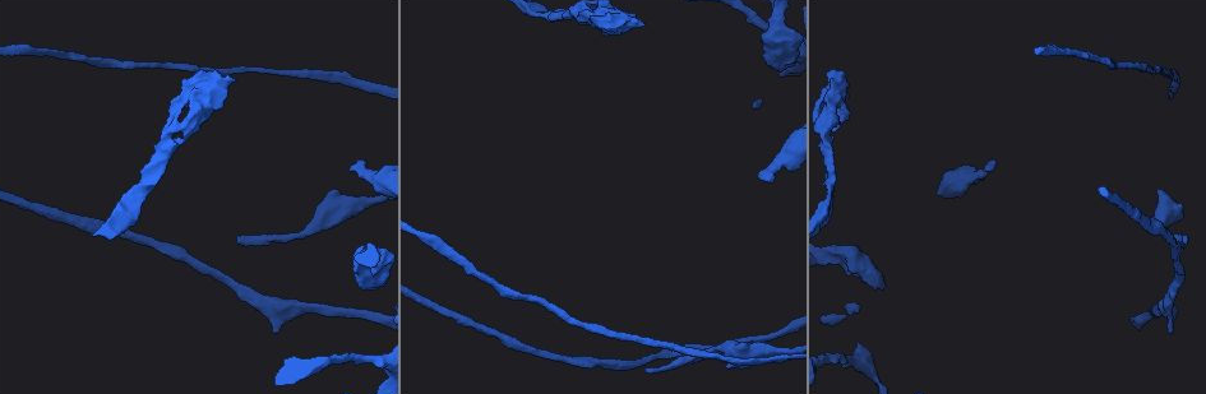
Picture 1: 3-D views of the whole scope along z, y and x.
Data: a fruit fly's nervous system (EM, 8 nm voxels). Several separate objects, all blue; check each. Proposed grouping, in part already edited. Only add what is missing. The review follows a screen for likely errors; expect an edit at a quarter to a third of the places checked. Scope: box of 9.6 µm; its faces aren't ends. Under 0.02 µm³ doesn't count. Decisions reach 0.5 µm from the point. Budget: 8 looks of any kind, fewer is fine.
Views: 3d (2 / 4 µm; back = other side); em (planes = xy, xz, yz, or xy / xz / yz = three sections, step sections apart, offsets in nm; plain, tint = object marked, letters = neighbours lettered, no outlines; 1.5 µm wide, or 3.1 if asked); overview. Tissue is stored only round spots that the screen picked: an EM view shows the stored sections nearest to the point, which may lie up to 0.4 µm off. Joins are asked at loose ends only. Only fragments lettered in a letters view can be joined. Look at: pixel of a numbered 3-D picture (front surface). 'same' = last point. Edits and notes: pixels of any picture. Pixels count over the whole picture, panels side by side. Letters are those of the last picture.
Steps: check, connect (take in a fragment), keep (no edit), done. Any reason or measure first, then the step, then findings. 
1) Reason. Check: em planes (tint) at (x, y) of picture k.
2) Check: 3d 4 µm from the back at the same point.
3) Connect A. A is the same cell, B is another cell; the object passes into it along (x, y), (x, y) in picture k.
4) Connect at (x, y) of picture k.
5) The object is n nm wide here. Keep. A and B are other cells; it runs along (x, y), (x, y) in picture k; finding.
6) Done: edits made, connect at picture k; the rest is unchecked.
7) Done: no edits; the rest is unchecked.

Tapers out. Check: em planes (letters) at (647, 372) of picture 1.

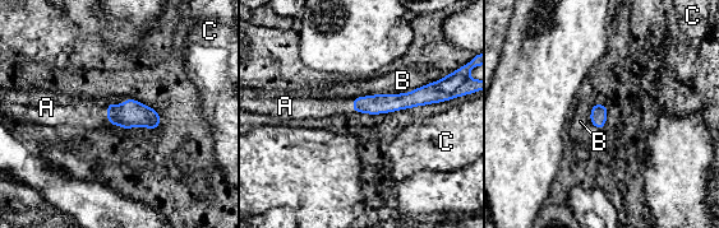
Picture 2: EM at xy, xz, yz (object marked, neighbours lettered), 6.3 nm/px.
Connect A. A is the same cell, B and C are other cells; it goes on there.

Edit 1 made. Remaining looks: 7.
Check: overview.

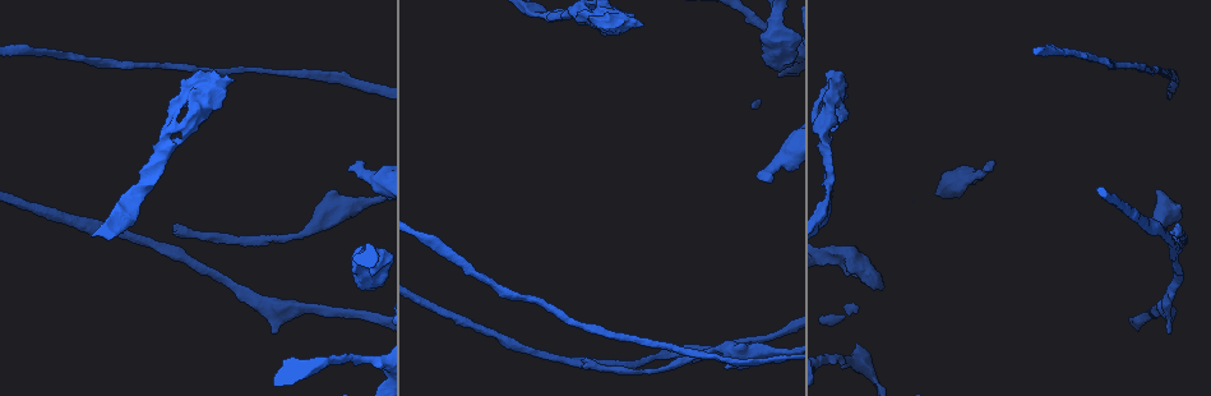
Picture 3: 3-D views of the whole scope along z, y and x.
An open end. Check: em planes (letters) at (1168, 331) of picture 3.

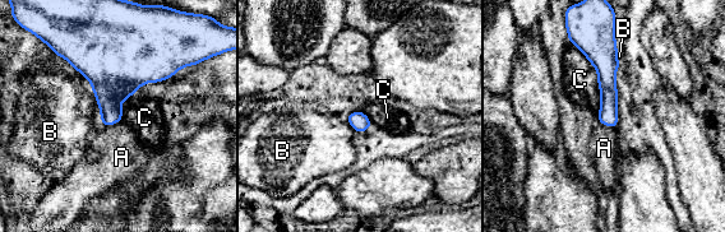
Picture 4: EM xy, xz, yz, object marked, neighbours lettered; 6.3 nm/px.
Keep. A, B and C are other cells; a border runs along (121, 120), (111, 125), (101, 125) in picture 4; no lettered fragment goes on from it.

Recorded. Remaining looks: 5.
An open end. Check: 3d 2 µm from the back at (883, 288) of picture 3.

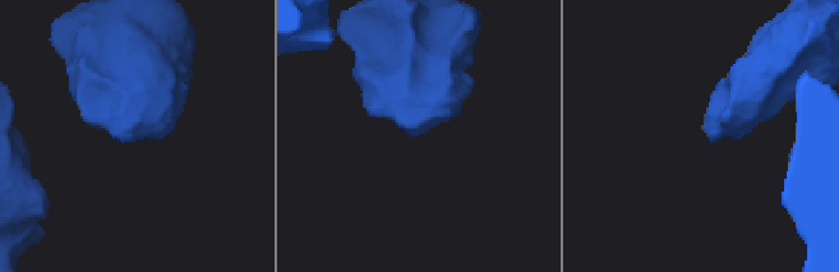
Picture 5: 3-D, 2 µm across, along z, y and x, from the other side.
Check: em planes (letters) at (411, 122) of picture 5.

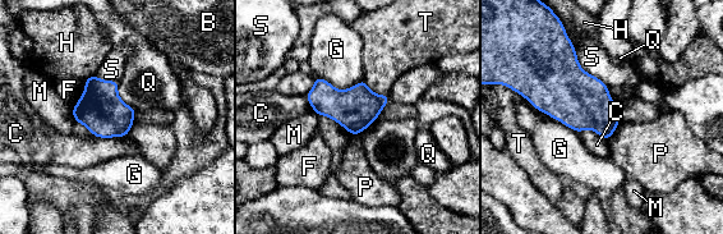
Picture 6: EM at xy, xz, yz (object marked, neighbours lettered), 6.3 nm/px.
The object is 280 nm wide here. Keep. B, C, F, G, H, M, P, Q, S and T are other cells; a border runs along (118, 81), (118, 95), (138, 110) in picture 6; no lettered fragment goes on from it.

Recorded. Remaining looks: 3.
Done: edits made, connect at picture 2; the rest is unchecked.

